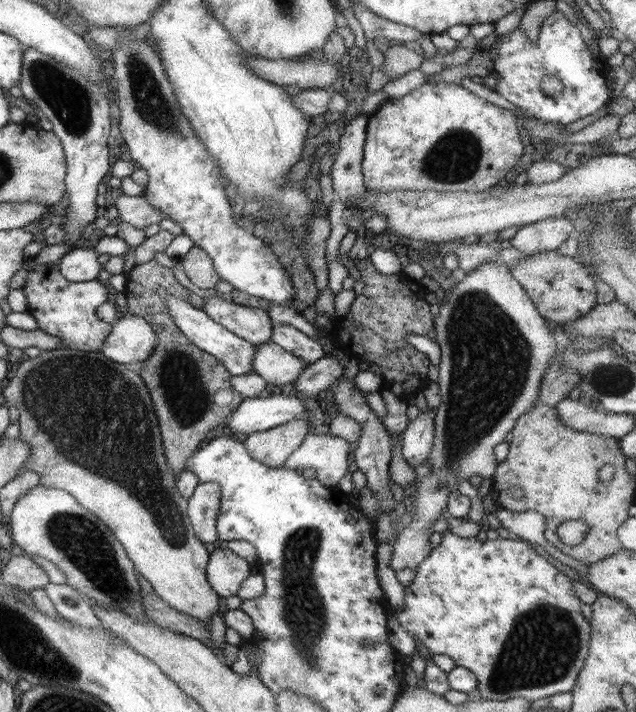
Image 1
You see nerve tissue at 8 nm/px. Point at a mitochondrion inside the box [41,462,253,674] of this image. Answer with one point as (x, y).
(79, 539)

